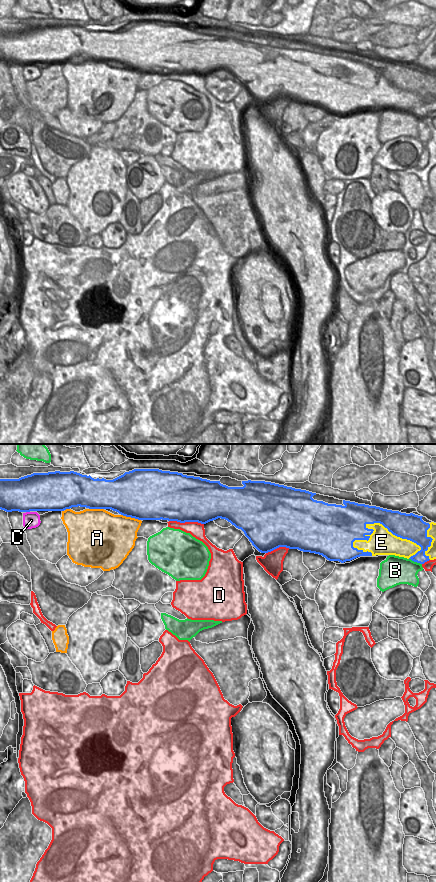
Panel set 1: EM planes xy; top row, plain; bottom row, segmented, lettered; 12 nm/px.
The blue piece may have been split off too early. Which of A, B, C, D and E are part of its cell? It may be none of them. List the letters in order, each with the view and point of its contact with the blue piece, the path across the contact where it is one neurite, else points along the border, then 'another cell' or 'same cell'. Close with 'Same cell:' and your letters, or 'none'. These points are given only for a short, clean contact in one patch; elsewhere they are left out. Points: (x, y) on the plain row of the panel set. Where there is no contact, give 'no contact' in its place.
A: xy (131, 69) | another cell
B: xy (415, 113) | another cell
C: xy (28, 63) | another cell
D: xy (186, 73) | another cell
E: xy (378, 74) | same cell
Same cell: E

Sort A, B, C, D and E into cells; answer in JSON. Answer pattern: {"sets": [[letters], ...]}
{"sets": [["A"], ["B"], ["C"], ["D"], ["E"]]}

